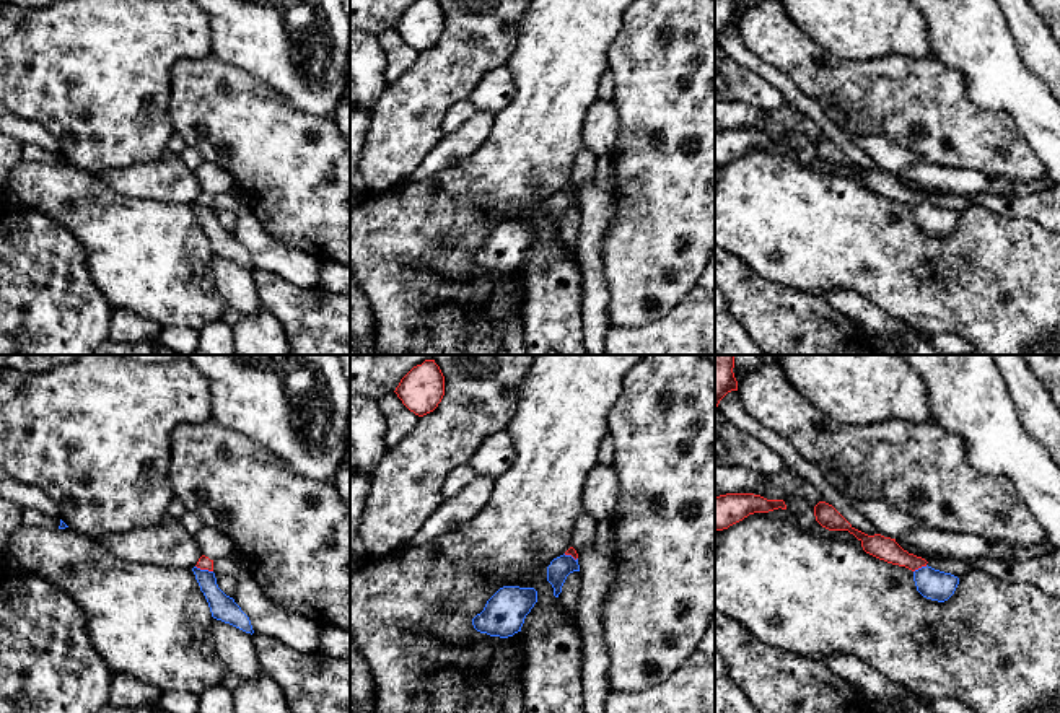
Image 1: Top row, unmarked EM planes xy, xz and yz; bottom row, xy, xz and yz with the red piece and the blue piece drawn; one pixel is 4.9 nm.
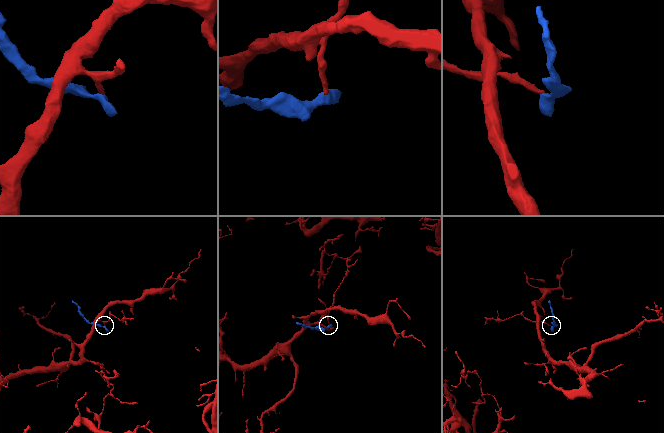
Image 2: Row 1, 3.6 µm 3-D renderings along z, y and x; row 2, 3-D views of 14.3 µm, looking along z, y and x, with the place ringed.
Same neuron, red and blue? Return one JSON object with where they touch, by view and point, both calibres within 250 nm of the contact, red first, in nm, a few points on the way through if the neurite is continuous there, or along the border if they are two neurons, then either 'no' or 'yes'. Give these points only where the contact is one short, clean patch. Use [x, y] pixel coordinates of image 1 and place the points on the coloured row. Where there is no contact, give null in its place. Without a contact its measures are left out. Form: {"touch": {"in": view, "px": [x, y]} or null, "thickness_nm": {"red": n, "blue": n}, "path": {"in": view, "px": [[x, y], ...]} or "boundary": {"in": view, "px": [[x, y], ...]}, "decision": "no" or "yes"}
{"touch": {"in": "xy", "px": [204, 568]}, "thickness_nm": {"red": 70, "blue": 130}, "boundary": {"in": "xy", "px": [[196, 565], [212, 572]]}, "decision": "no"}

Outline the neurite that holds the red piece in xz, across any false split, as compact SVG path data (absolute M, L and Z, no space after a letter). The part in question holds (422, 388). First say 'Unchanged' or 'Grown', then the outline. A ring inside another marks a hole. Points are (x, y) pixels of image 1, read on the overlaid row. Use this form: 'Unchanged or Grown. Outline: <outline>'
Unchanged. Outline: M425 360L401 379L394 392L410 412L423 417L441 402L445 376L435 360Z

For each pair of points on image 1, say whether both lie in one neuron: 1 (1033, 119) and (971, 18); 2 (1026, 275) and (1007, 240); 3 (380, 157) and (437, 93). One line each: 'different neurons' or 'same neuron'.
1: same neuron
2: same neuron
3: same neuron

